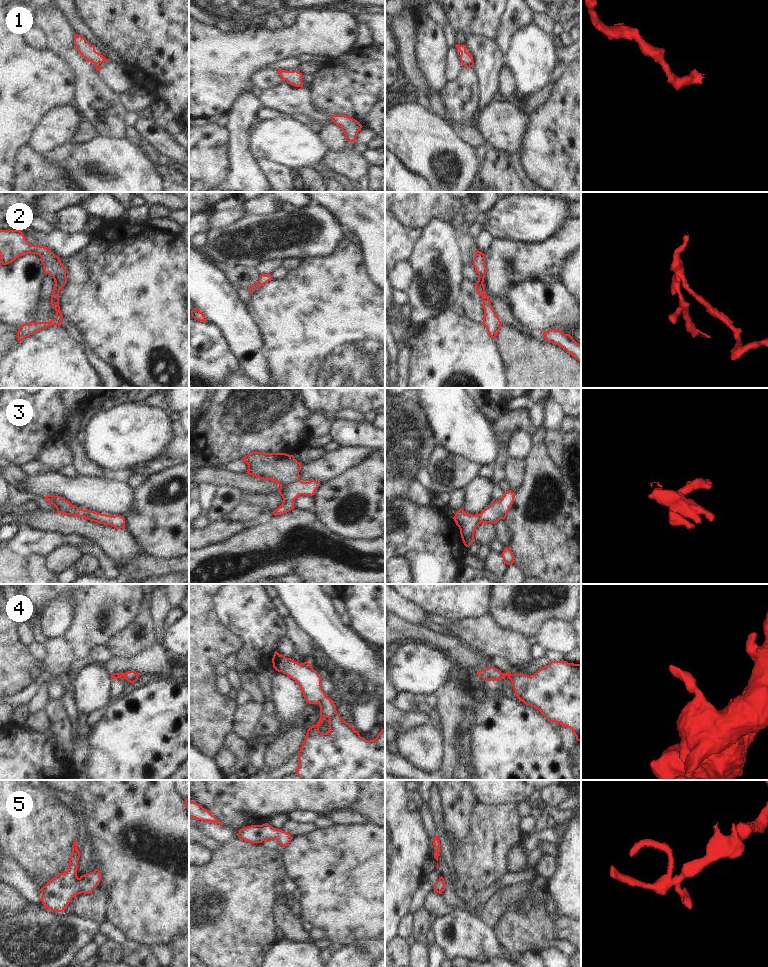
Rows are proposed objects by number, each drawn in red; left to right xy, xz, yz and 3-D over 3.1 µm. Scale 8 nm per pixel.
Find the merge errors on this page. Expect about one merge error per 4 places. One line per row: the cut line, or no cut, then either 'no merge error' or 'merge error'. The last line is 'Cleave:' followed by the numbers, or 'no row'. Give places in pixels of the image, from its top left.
1: no cut; no merge error
2: no cut; no merge error
3: no cut; no merge error
4: no cut; no merge error
5: no cut; no merge error
Cleave: no row

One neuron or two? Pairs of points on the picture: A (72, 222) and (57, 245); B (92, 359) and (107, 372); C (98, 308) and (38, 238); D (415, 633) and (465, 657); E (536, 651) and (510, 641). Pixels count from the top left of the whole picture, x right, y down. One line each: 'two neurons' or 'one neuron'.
A: two neurons
B: one neuron
C: two neurons
D: one neuron
E: two neurons

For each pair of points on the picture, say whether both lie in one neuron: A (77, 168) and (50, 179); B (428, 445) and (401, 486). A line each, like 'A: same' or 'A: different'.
A: different
B: same

